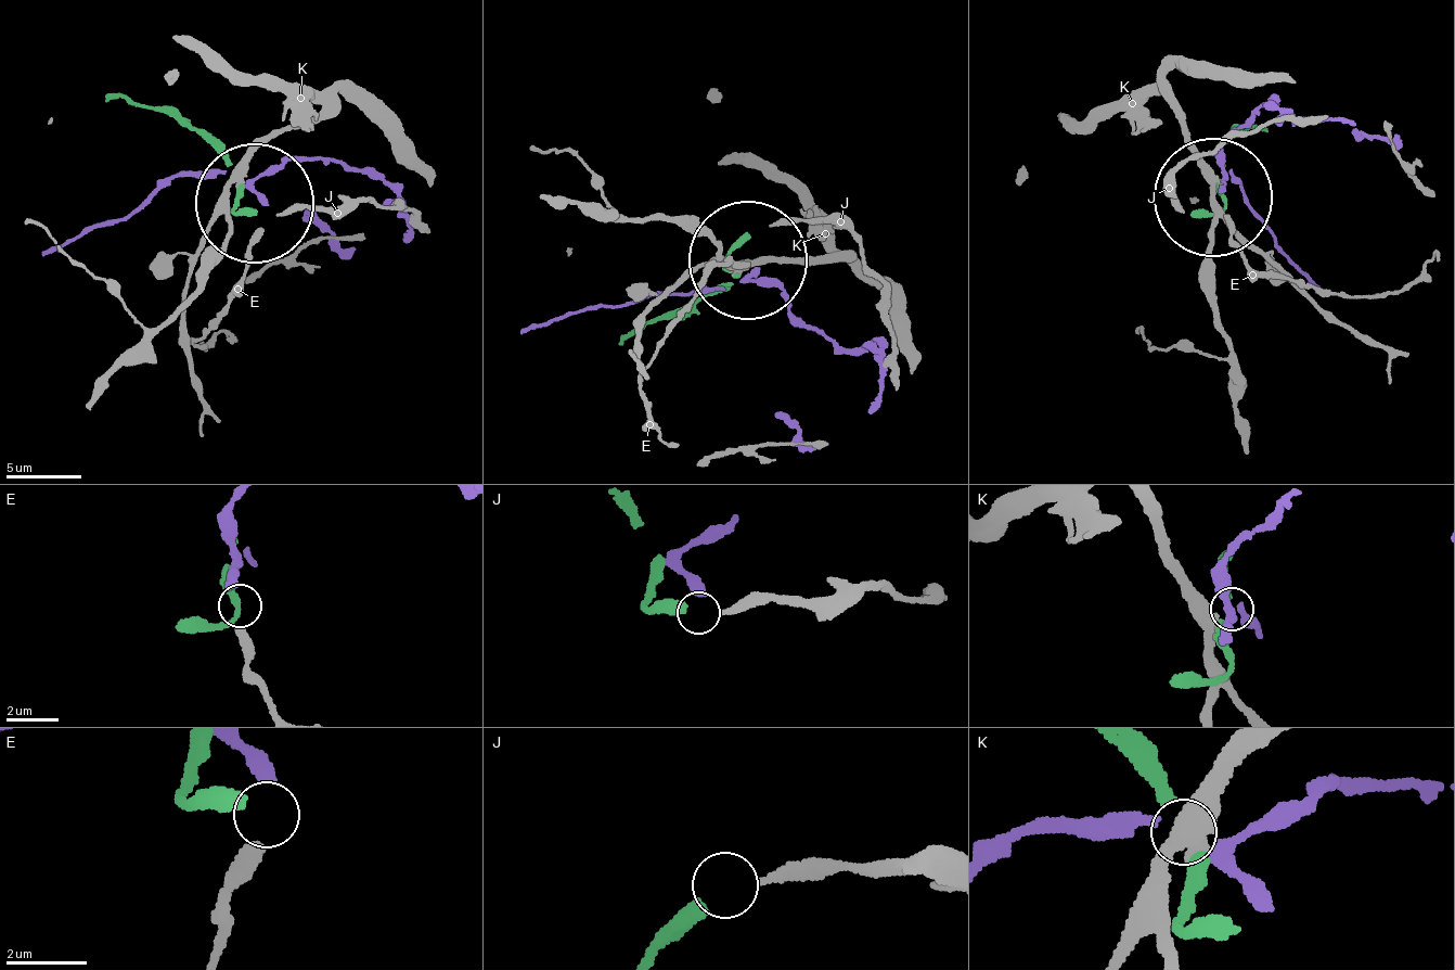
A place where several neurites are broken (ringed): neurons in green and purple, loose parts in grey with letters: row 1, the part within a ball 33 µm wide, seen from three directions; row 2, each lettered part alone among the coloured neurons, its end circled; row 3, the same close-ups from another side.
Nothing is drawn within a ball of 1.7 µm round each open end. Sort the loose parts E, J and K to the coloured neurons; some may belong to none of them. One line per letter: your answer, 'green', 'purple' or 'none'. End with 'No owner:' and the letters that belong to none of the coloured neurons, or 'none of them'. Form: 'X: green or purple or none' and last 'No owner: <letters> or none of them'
E: purple
J: green
K: none
No owner: K

